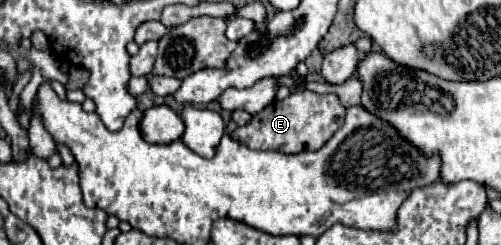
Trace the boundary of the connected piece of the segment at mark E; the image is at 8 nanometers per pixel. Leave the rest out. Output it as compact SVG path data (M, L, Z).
M309 90L293 92L285 100L275 100L261 112L253 114L251 122L239 126L231 138L247 144L251 150L275 150L283 154L299 154L319 150L345 122L345 106L337 94L317 94Z

